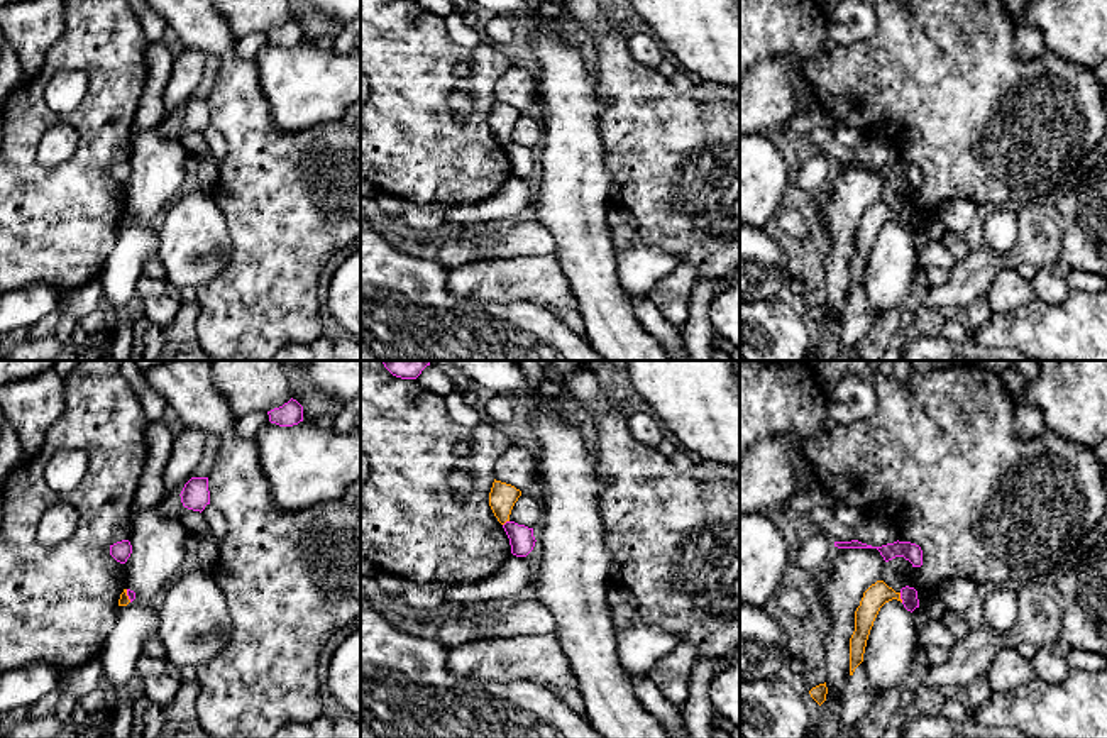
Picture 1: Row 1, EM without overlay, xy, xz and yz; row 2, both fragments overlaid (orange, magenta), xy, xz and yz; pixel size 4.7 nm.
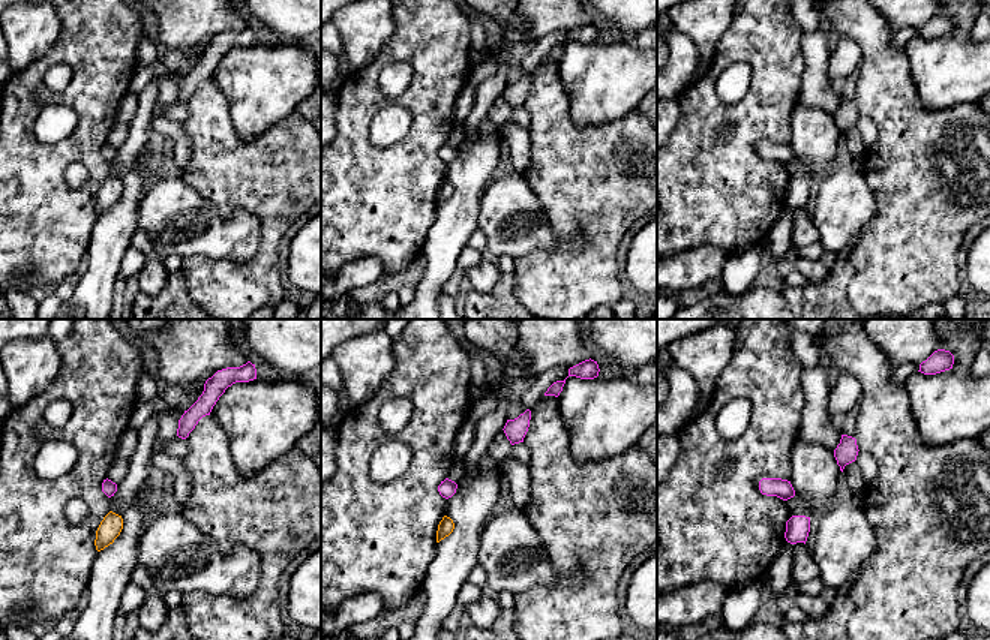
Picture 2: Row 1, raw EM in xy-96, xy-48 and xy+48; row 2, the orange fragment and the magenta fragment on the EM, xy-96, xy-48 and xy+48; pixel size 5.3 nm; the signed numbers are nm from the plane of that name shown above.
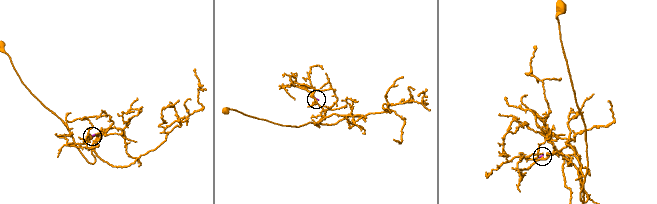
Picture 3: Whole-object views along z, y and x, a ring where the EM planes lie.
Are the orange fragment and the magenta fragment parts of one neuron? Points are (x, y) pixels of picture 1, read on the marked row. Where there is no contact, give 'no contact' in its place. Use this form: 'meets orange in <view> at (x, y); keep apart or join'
meets orange in yz at (899, 598); keep apart

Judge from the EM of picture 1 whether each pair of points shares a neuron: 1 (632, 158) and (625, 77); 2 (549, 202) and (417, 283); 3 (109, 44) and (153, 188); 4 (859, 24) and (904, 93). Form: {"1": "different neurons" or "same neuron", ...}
{"1": "same neuron", "2": "different neurons", "3": "different neurons", "4": "different neurons"}

